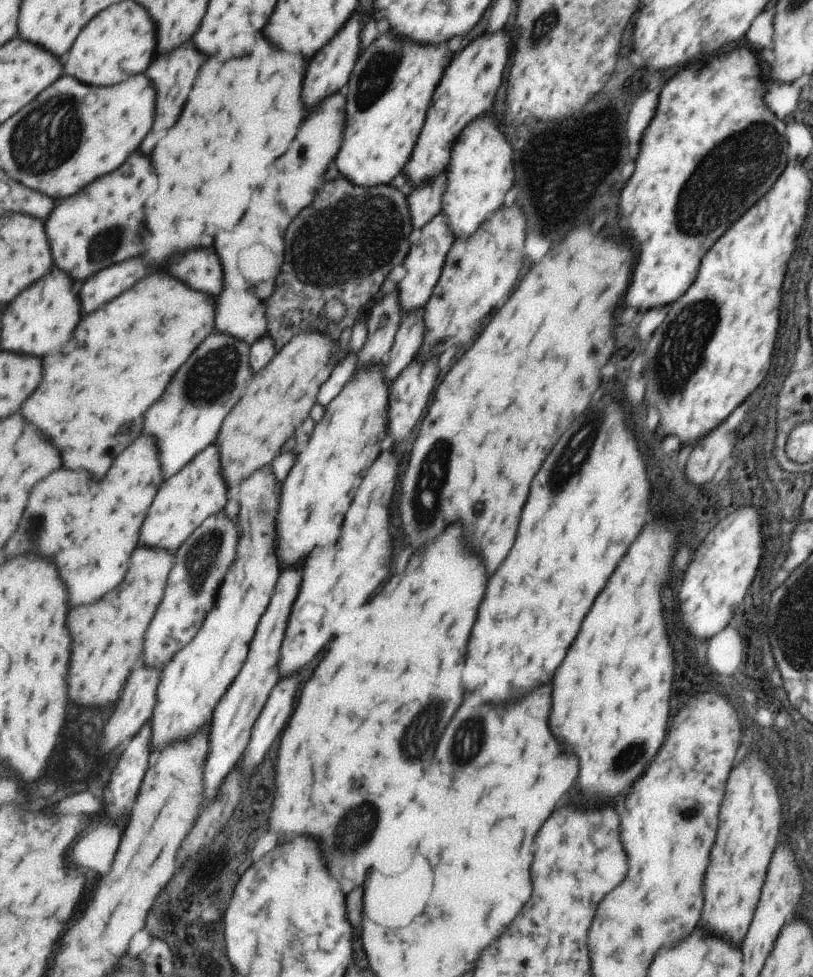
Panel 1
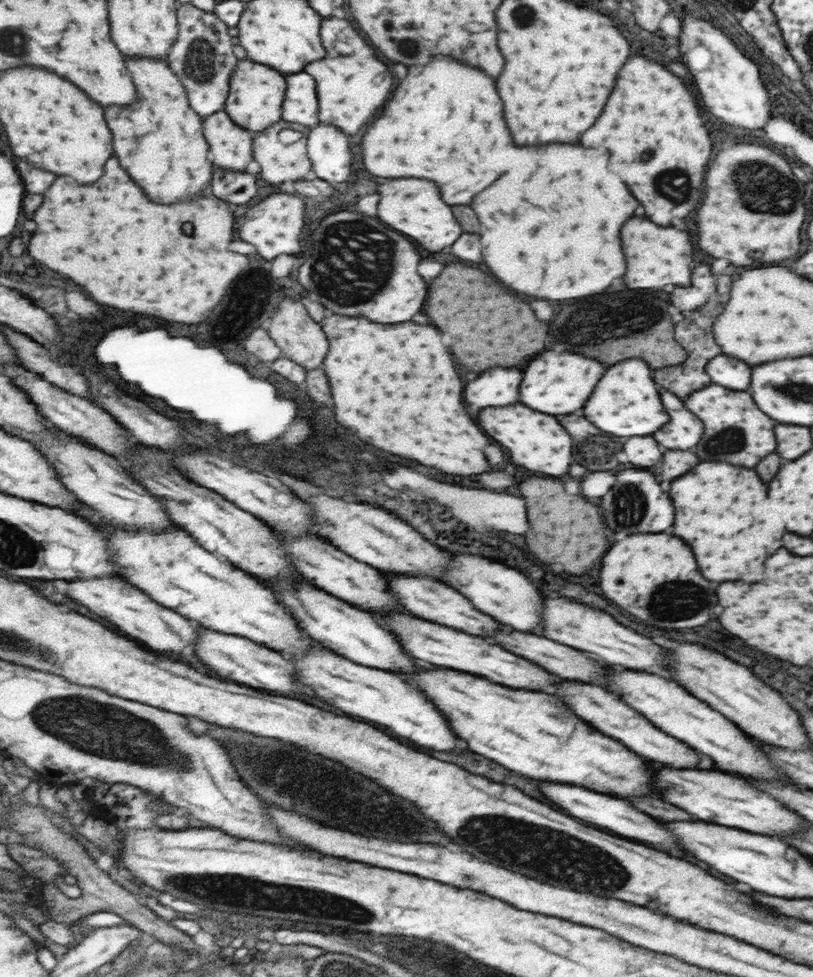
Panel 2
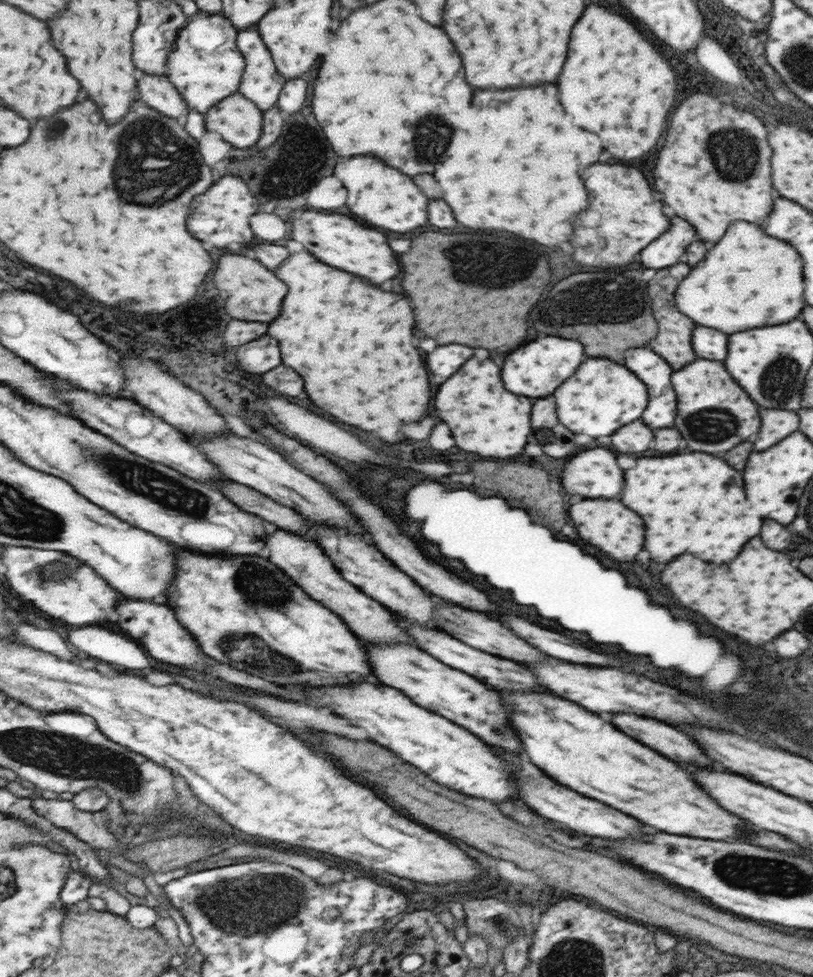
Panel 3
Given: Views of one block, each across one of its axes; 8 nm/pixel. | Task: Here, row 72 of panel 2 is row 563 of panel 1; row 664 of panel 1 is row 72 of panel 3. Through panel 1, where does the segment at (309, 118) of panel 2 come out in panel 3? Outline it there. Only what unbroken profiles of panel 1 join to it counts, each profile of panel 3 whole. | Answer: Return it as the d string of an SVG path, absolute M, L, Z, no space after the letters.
M259 26L239 32L239 50L247 58L247 68L239 92L265 112L277 104L277 98L287 80L279 72L275 74L275 60L259 36Z

